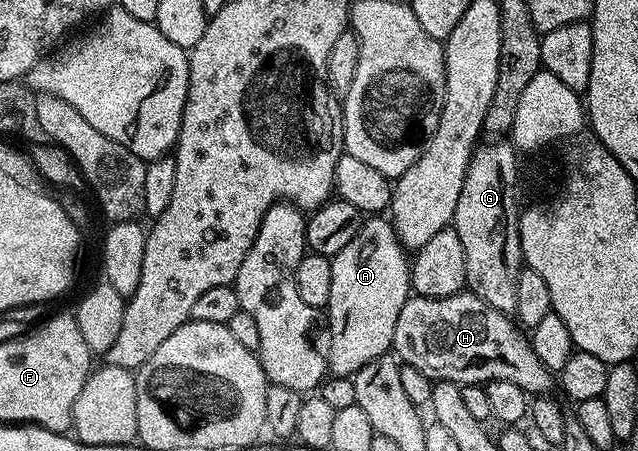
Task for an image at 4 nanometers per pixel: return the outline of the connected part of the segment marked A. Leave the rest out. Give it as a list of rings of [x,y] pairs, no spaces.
[[[381,214],[370,215],[357,236],[331,259],[331,298],[327,305],[329,372],[352,377],[367,362],[392,349],[399,310],[411,295],[411,260],[392,223]]]

